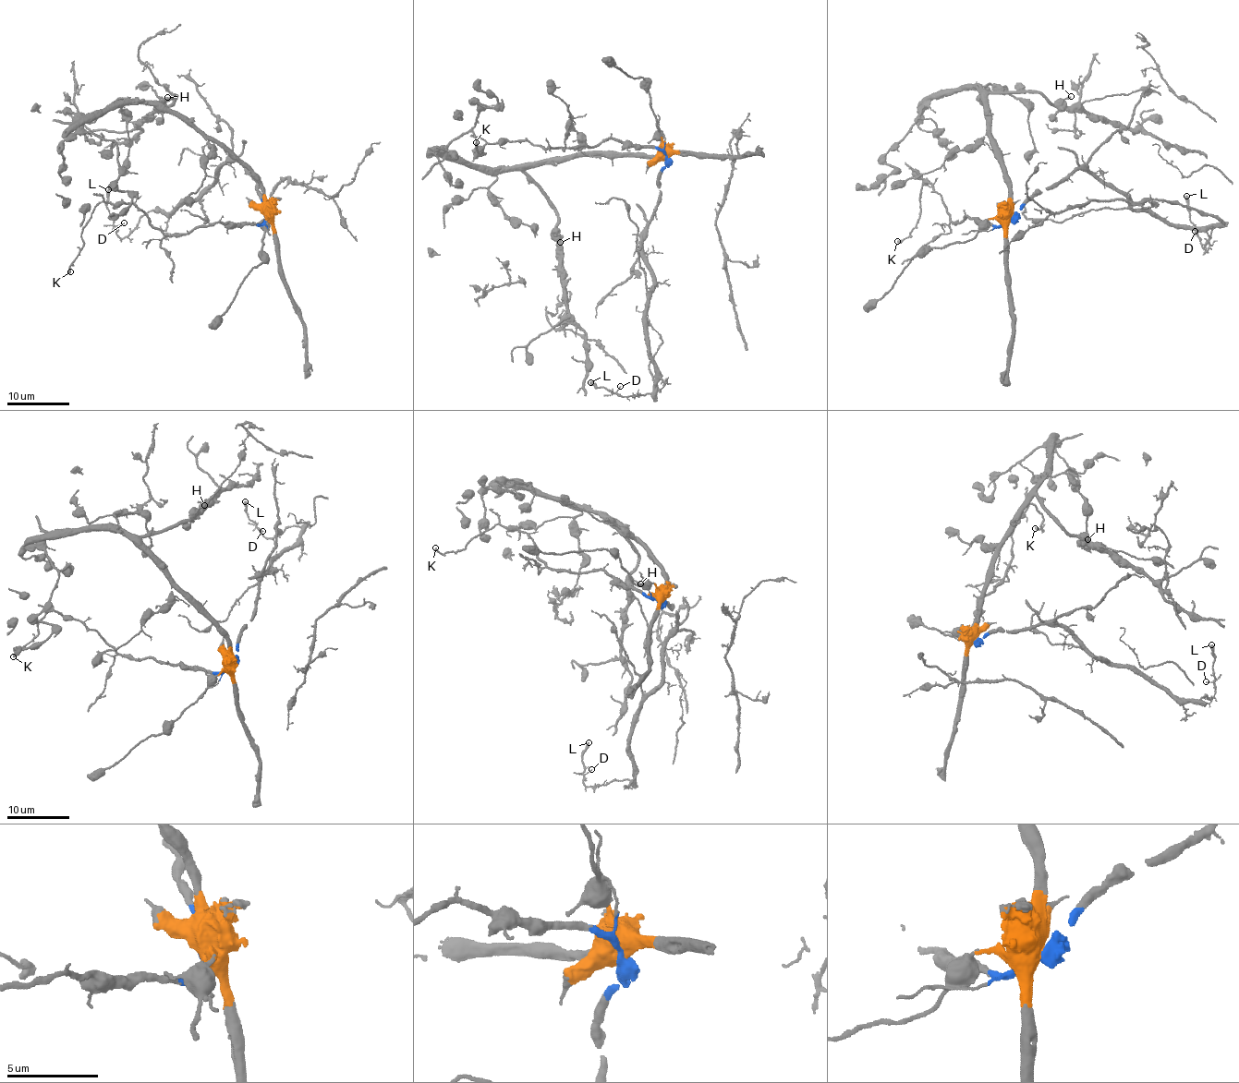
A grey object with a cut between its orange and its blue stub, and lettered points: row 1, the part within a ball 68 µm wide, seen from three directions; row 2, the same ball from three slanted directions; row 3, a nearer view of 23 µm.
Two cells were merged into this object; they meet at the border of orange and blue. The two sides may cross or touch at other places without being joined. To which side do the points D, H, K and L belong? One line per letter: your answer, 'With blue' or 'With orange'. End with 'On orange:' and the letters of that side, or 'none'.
D: With blue
H: With orange
K: With blue
L: With blue
On orange: H

